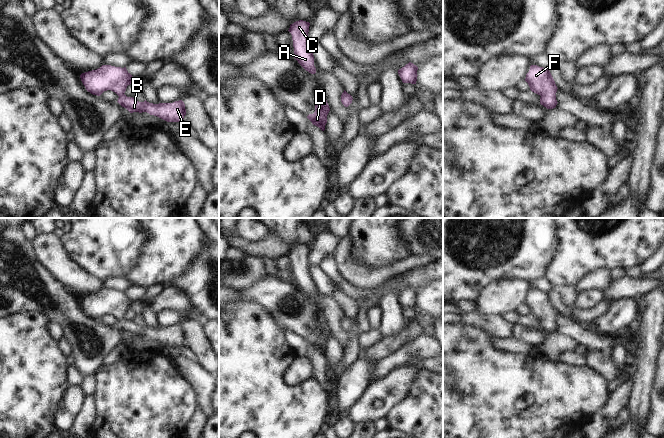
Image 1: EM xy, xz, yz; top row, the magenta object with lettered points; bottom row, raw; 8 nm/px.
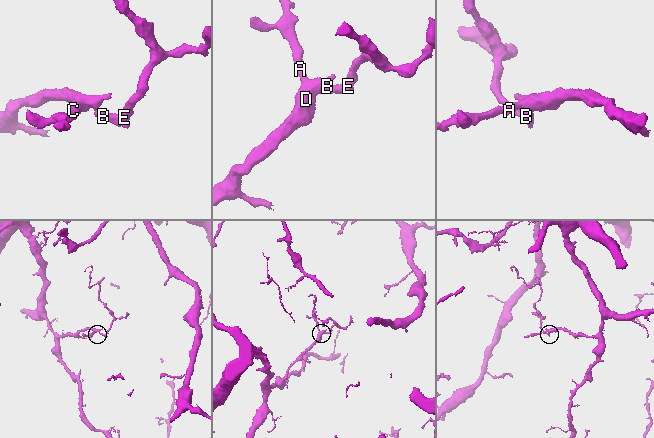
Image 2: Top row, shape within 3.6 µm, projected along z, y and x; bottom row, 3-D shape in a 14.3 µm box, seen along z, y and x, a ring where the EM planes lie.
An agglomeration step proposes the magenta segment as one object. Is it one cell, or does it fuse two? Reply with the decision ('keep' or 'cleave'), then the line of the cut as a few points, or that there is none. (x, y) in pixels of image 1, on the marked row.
keep | no cut

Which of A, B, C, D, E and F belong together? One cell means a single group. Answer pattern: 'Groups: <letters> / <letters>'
Groups: A B C D E F.

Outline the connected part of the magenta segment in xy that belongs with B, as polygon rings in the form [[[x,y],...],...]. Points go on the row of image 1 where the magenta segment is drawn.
[[[102,65],[96,70],[82,73],[80,78],[86,90],[93,95],[100,96],[107,90],[115,92],[119,96],[117,102],[130,113],[147,112],[167,122],[182,122],[186,115],[185,104],[182,100],[153,104],[146,100],[139,102],[133,97],[127,97],[124,93],[134,78],[126,67]]]

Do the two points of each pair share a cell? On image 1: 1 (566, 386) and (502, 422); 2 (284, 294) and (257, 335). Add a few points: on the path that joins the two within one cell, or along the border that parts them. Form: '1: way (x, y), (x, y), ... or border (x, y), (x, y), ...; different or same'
1: way (550, 399), (518, 409); same
2: border (252, 300), (261, 304), (283, 329); different

